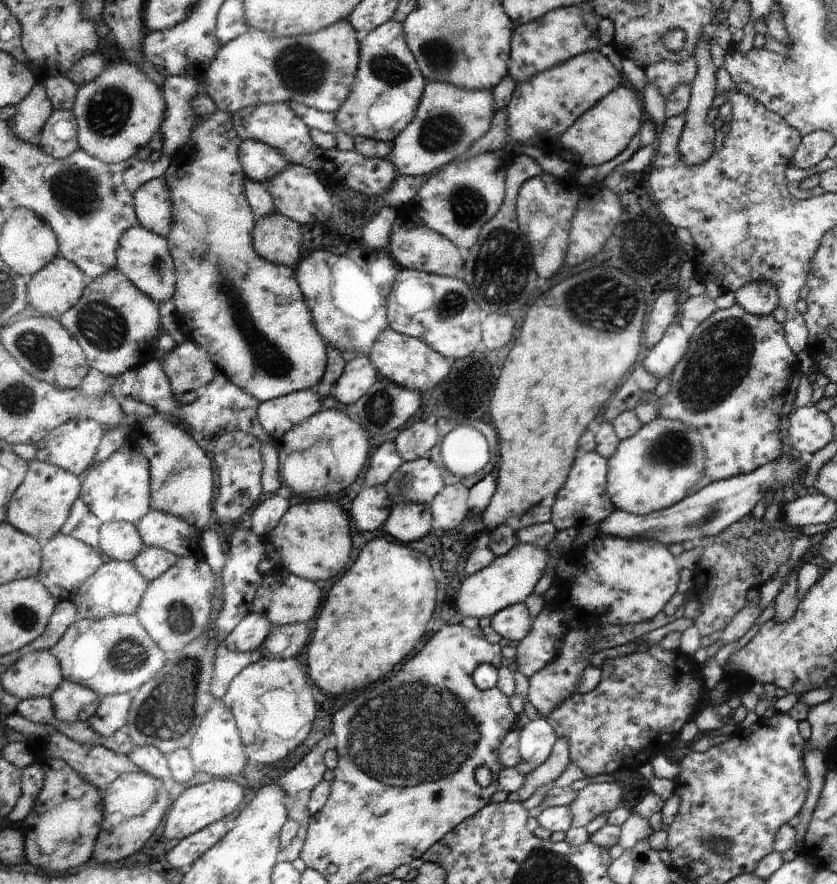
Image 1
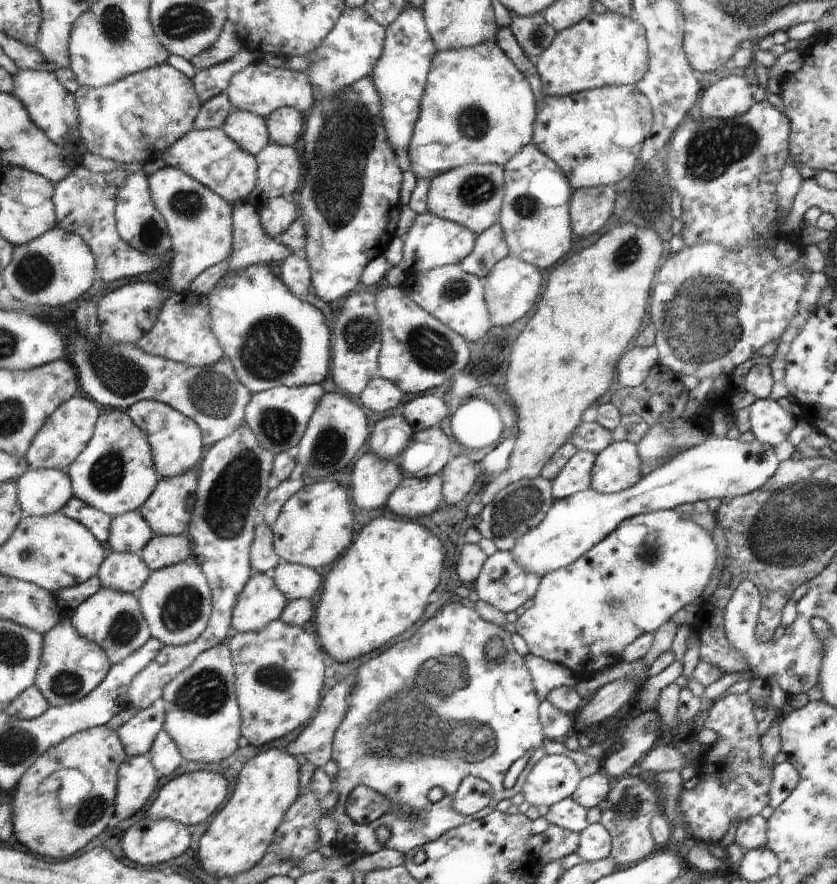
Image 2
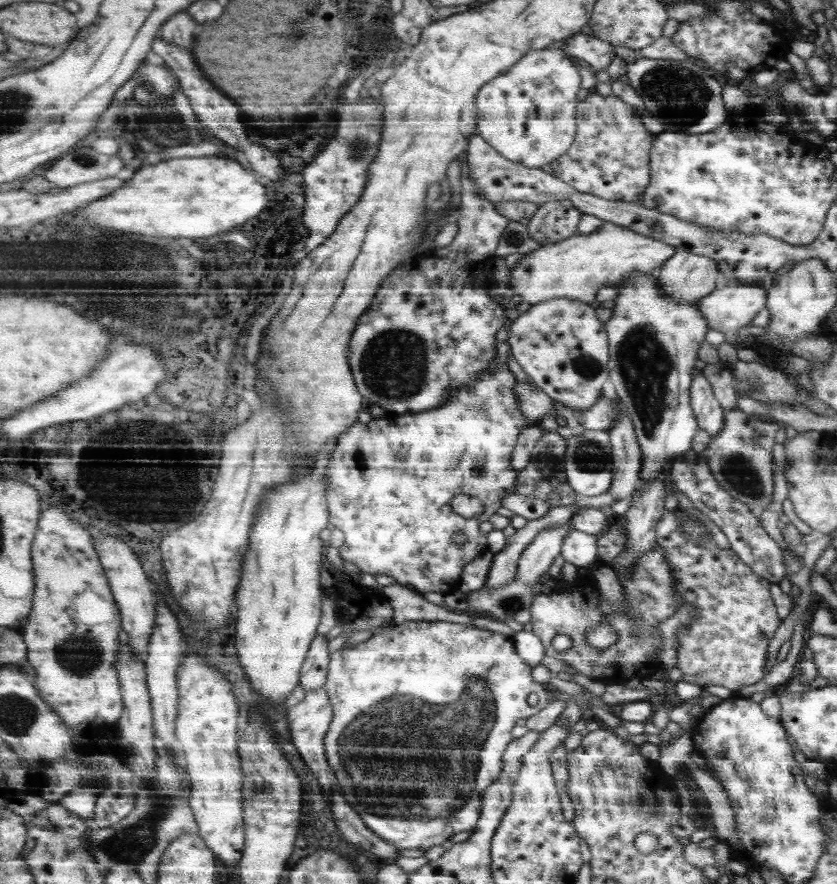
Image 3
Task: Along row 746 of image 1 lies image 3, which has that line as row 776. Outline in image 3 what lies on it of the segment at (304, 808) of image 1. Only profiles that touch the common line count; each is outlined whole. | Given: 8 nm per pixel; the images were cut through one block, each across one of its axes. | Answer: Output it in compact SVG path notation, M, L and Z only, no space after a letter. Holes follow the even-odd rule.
M317 688L305 694L303 702L293 702L285 708L287 716L289 716L289 732L293 738L293 746L297 748L297 752L301 754L301 760L307 764L307 768L311 768L311 772L315 774L315 778L319 780L319 786L323 788L325 798L331 796L331 788L335 786L335 772L329 766L329 754L325 748L325 738L331 730L333 718L335 718L335 710L333 710L333 700L329 696L327 688Z

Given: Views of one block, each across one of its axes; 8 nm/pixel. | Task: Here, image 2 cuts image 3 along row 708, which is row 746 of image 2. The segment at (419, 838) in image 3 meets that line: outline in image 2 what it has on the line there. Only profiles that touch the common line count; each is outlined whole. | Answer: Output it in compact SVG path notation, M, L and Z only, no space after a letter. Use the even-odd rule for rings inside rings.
M451 600L451 604L447 604L439 614L427 620L409 640L391 646L357 670L359 676L351 694L351 708L345 722L337 730L337 738L333 744L333 762L339 766L339 772L333 782L333 798L337 798L337 806L329 812L329 816L339 822L339 836L335 840L339 854L363 856L375 854L381 848L393 848L409 854L411 850L417 850L429 842L437 842L441 840L441 836L459 826L467 826L479 818L487 818L491 812L495 812L495 806L503 798L513 798L517 792L523 792L531 768L541 758L545 758L543 740L547 736L545 726L539 722L541 700L533 676L525 664L525 656L521 656L513 648L511 634L503 630L503 626L483 620L475 612L475 608ZM495 638L503 638L507 646L507 662L501 666L491 666L487 658L487 644ZM523 756L531 756L529 766L525 766L525 770L519 774L515 786L507 788L503 780L511 766ZM465 776L475 776L489 782L495 792L491 804L477 816L461 816L451 808L453 794L457 792ZM361 784L383 794L393 804L391 814L385 814L369 824L357 824L349 814L345 814L349 800L347 796ZM433 788L441 788L445 792L445 798L439 802L431 802L429 792ZM379 828L391 830L391 836L385 840L385 844L375 838L379 836Z

